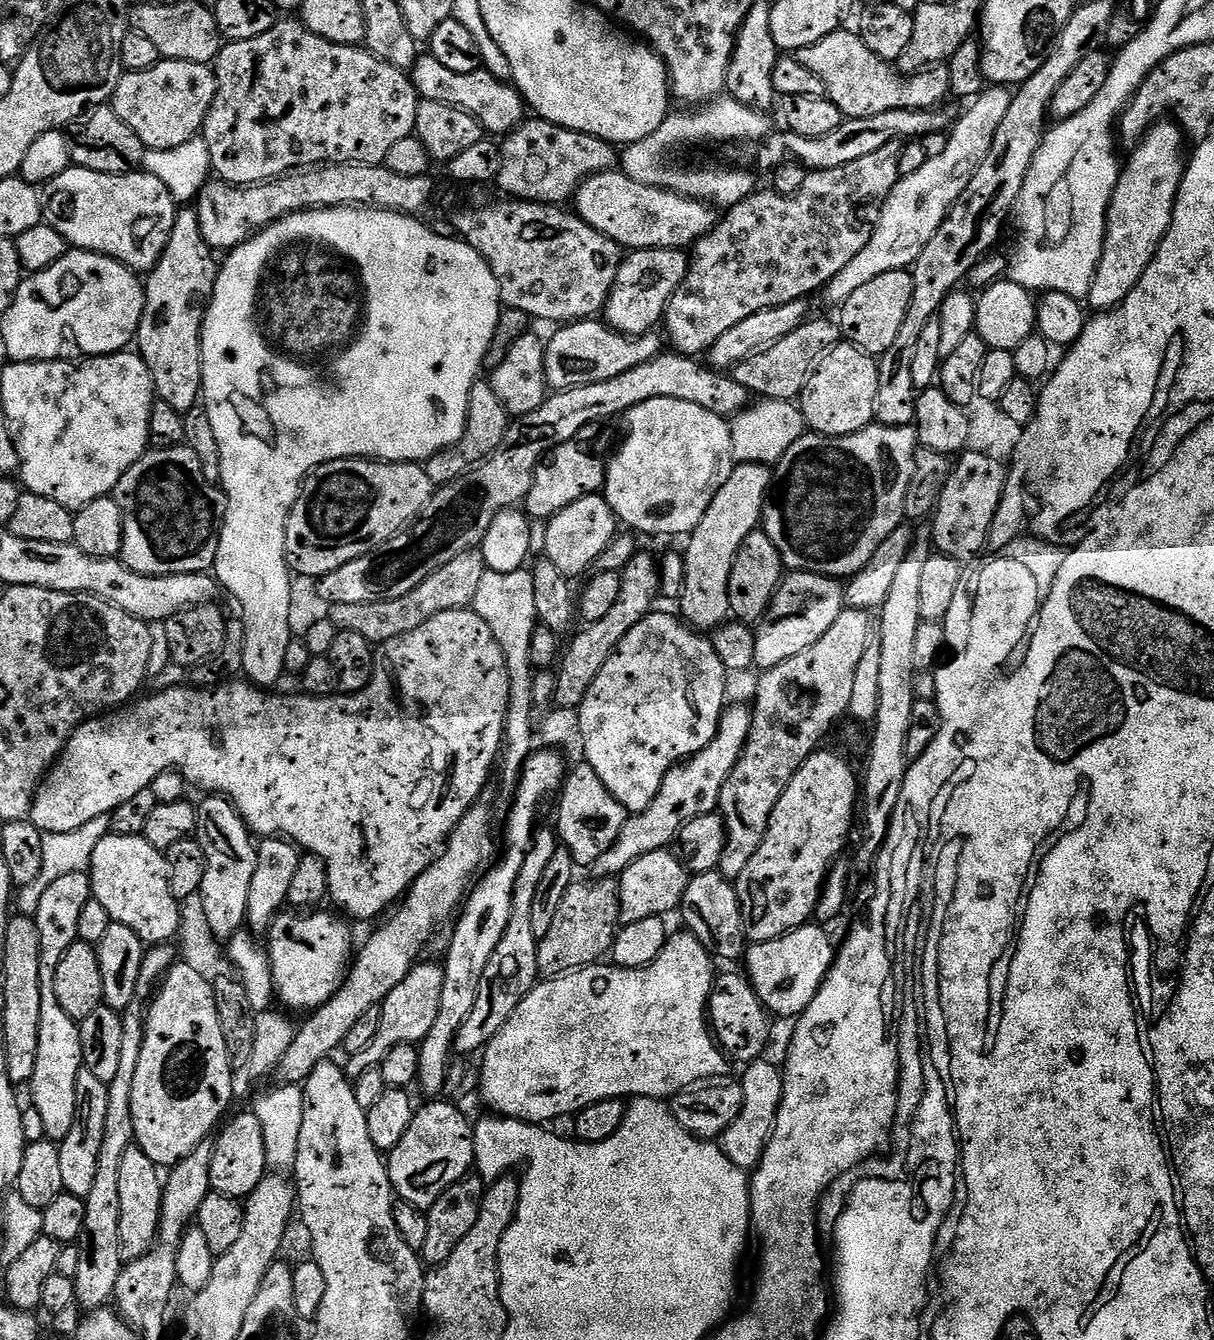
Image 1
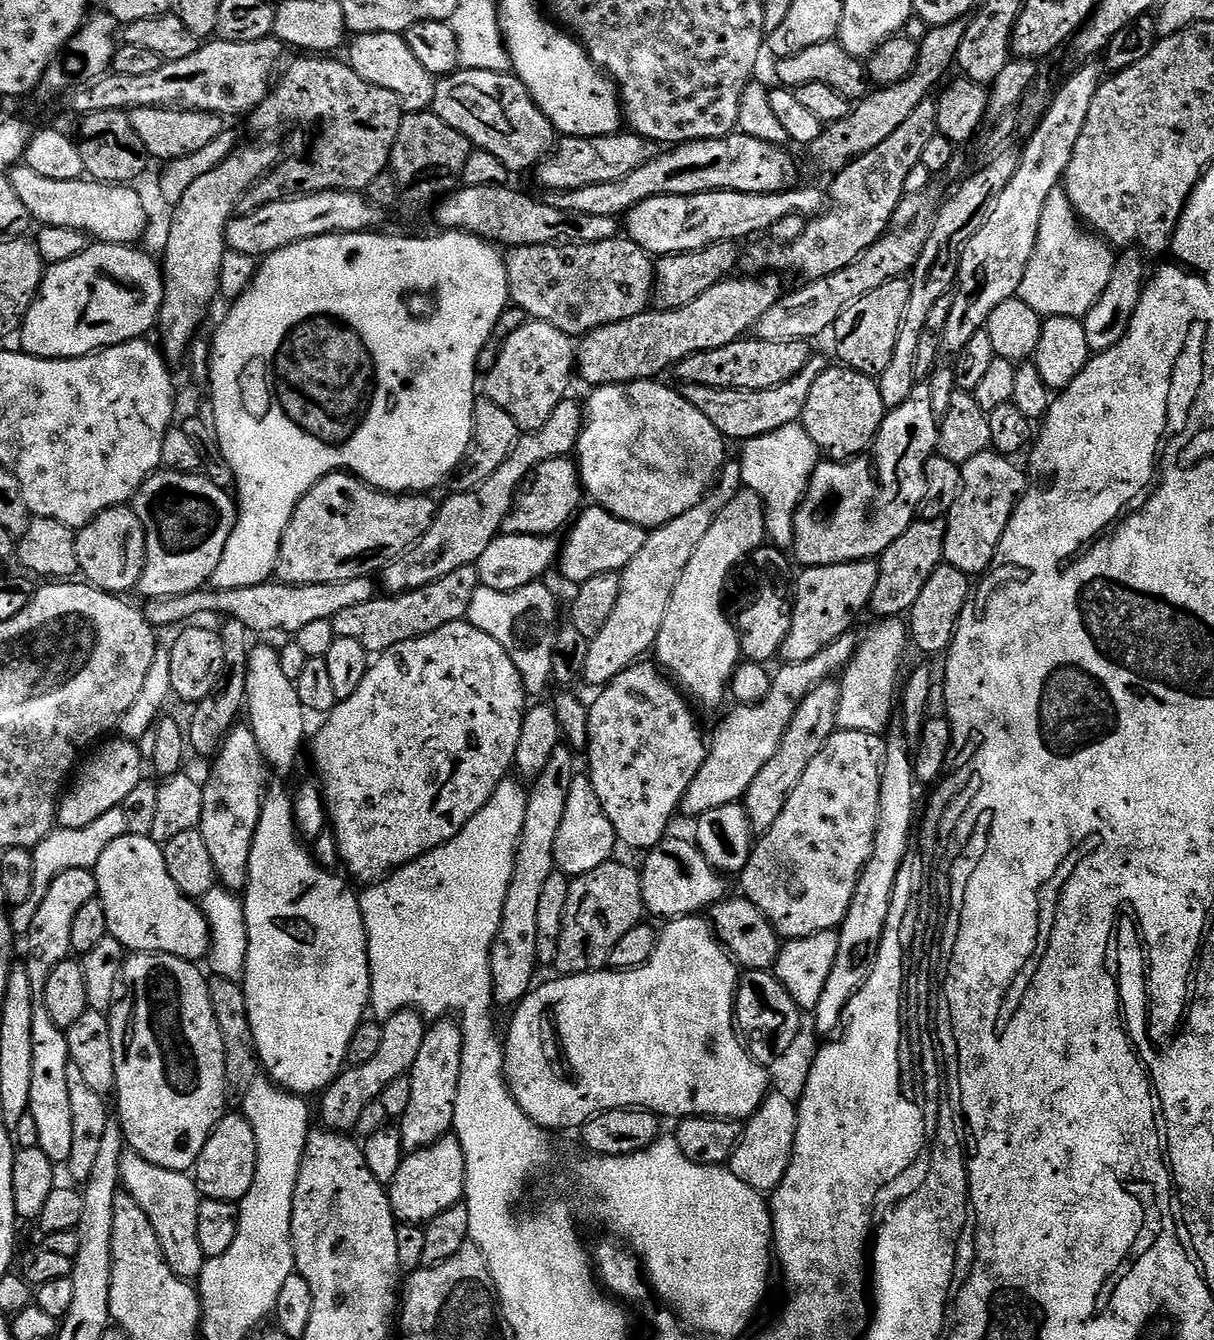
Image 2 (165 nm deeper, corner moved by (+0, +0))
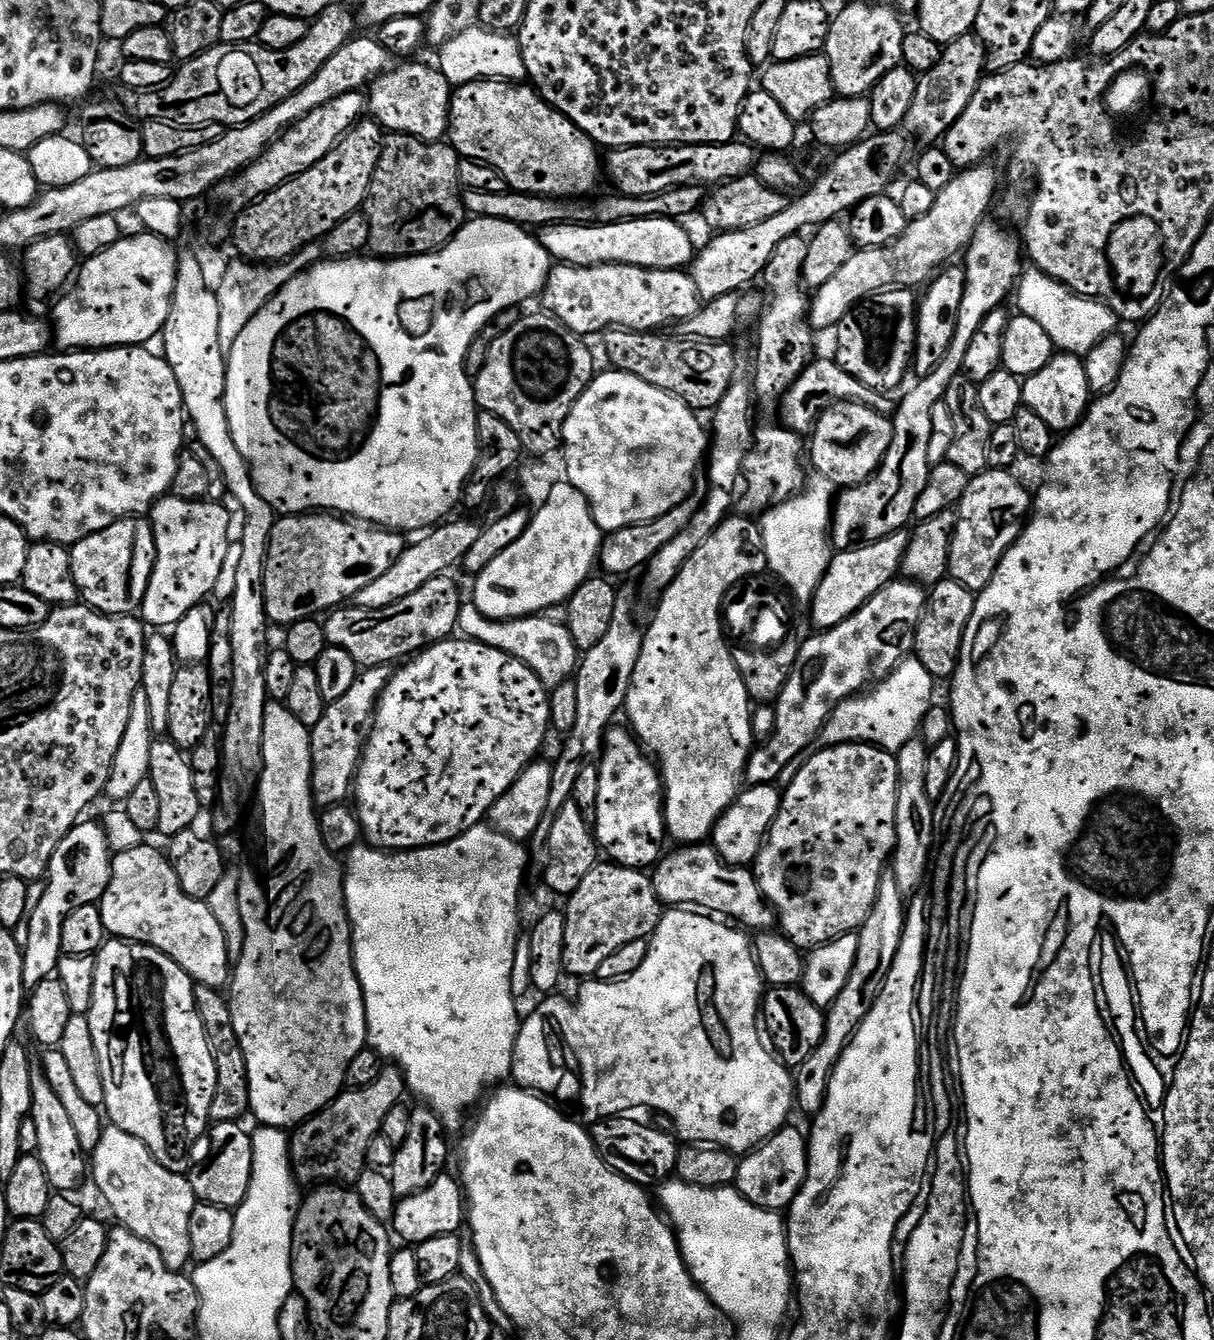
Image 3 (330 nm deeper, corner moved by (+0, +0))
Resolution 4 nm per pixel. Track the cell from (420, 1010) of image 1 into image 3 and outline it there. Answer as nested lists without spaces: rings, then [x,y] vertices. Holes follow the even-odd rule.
[[[386,1066],[370,1086],[348,1088],[316,1116],[305,1120],[291,1133],[292,1175],[301,1185],[352,1186],[366,1170],[368,1147],[380,1135],[386,1114],[406,1096],[404,1074],[395,1066]]]

